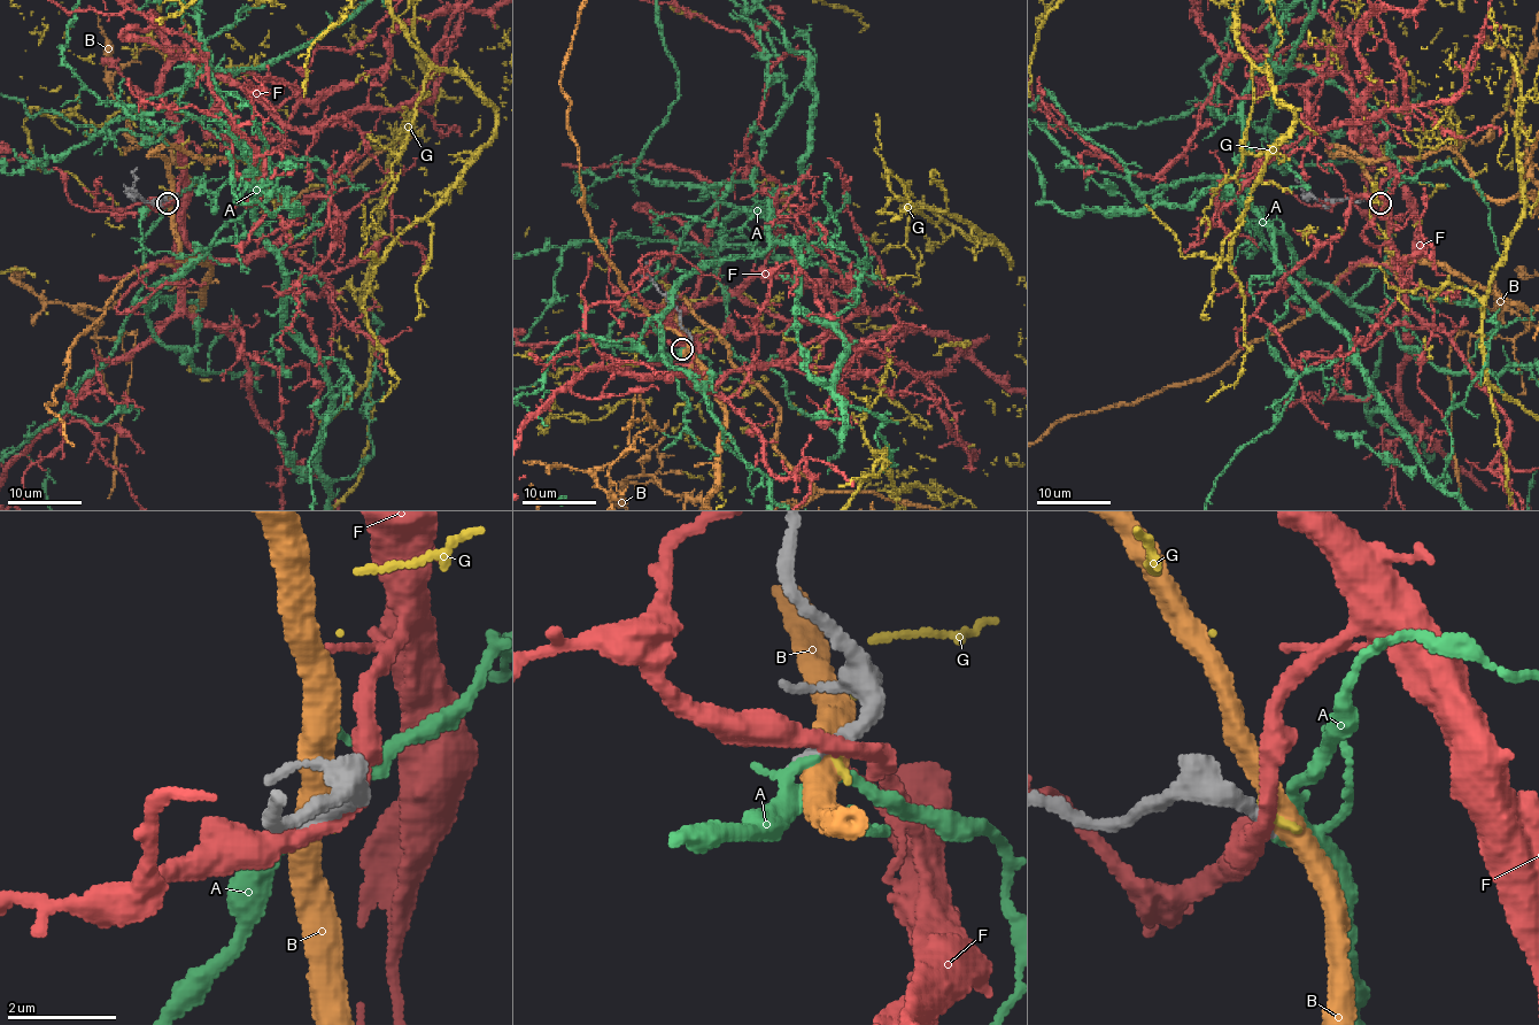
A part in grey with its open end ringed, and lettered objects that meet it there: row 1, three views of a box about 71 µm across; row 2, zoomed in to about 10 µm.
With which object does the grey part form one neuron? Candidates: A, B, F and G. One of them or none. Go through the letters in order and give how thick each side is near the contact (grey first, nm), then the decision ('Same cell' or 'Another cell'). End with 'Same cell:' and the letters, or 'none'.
A: Thickness 260 nm (grey) against 160 nm. Same cell
B: Thickness 300 nm (grey) against 440 nm. Another cell
F: Thickness 340 nm (grey) against 320 nm. Another cell
G: Thickness 340 nm (grey) against 120 nm. Another cell
Same cell: A

